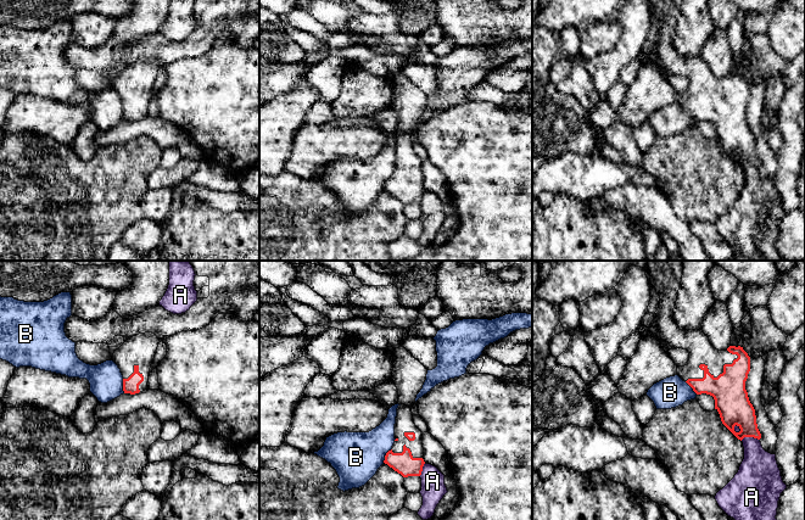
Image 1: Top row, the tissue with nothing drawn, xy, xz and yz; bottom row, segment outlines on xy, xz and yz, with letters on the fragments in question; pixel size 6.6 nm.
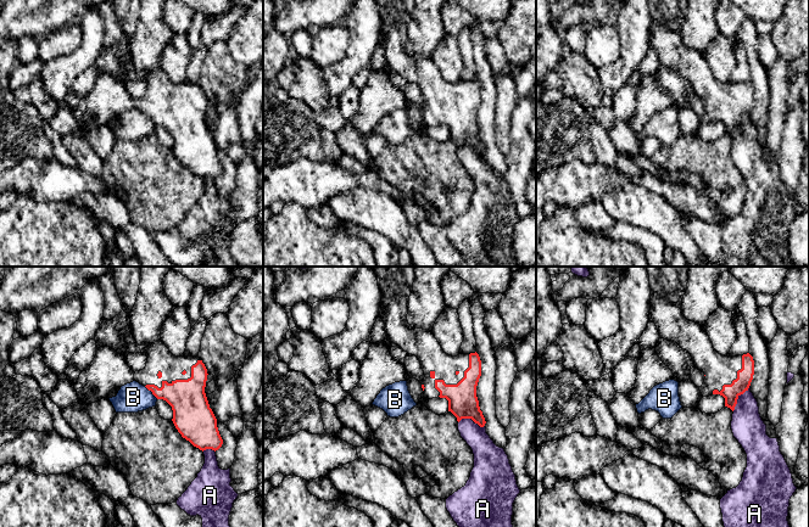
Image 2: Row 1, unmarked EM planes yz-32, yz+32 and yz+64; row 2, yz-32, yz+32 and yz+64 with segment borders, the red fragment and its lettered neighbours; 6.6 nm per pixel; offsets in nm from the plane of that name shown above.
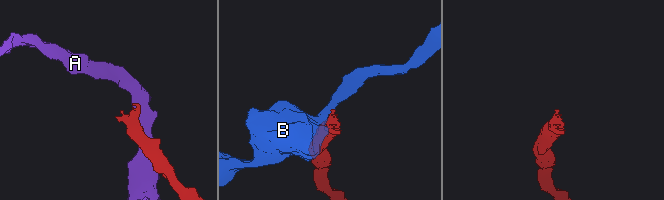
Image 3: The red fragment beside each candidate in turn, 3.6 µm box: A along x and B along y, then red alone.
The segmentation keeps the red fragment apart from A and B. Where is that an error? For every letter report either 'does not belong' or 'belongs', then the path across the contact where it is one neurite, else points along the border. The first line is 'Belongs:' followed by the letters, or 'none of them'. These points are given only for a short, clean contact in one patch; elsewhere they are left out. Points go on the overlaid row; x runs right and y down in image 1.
Belongs: none of them
A: does not belong
B: does not belong | along xz (391, 448), (383, 462)

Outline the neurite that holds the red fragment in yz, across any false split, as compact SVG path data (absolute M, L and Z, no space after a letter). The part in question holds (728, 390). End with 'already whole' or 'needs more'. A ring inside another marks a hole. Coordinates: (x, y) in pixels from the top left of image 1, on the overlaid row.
M649 261L644 268L650 275L650 283L660 296L660 304L654 314L661 340L671 347L687 350L688 364L677 367L677 375L683 379L697 395L706 393L714 397L715 409L722 424L738 438L754 437L760 440L756 415L745 390L745 381L750 371L750 357L743 347L729 346L726 351L716 350L709 337L699 330L681 330L673 319L673 308L683 275L683 261Z; needs more

